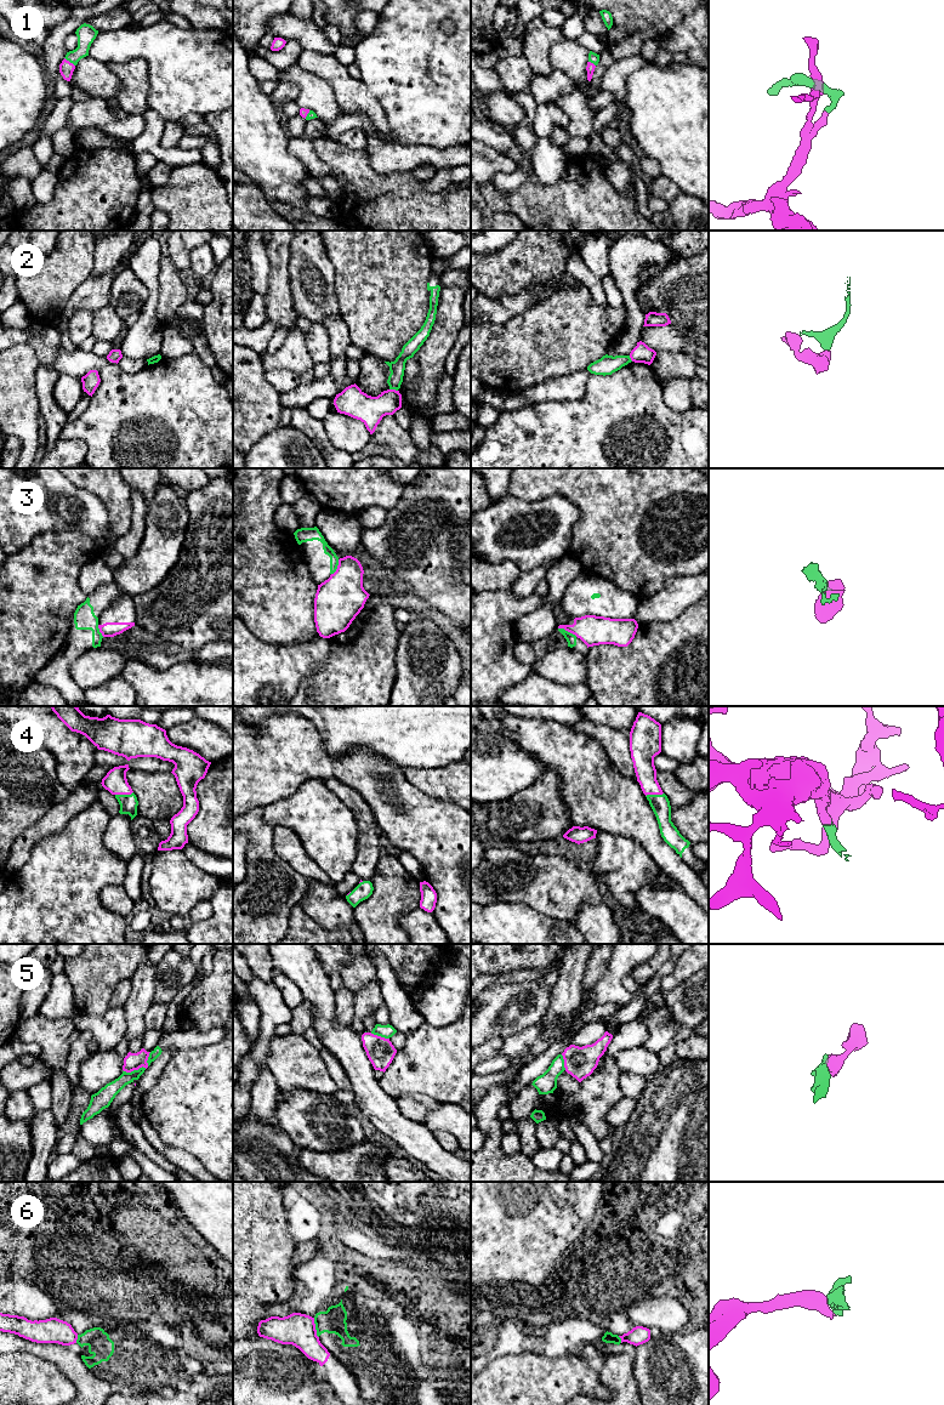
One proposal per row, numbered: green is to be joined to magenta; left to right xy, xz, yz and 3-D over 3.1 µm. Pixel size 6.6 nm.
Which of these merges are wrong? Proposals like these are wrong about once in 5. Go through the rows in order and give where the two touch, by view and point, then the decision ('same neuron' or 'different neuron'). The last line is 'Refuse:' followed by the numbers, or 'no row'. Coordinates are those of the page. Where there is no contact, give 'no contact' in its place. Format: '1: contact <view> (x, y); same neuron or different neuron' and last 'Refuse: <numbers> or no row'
1: contact xy (68, 61); same neuron
2: contact xz (393, 390); different neuron
3: contact yz (568, 631); different neuron
4: contact xy (124, 794); same neuron
5: contact xy (135, 1069); different neuron
6: contact xz (314, 1327); different neuron
Refuse: 2, 3, 5, 6

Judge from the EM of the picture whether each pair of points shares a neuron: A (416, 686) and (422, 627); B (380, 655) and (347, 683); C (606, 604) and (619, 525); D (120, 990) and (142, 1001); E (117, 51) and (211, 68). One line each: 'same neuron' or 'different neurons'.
A: same neuron
B: same neuron
C: different neurons
D: different neurons
E: same neuron

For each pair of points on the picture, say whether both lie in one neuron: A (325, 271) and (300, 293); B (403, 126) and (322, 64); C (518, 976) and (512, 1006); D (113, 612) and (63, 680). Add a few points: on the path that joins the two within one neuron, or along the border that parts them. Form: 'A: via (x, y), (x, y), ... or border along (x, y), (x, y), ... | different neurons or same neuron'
A: via (316, 265), (312, 266), (310, 283) | same neuron
B: border along (367, 86), (379, 103), (393, 137) | different neurons
C: border along (544, 977), (494, 984), (489, 988) | different neurons
D: border along (114, 598), (101, 614), (97, 624) | different neurons

